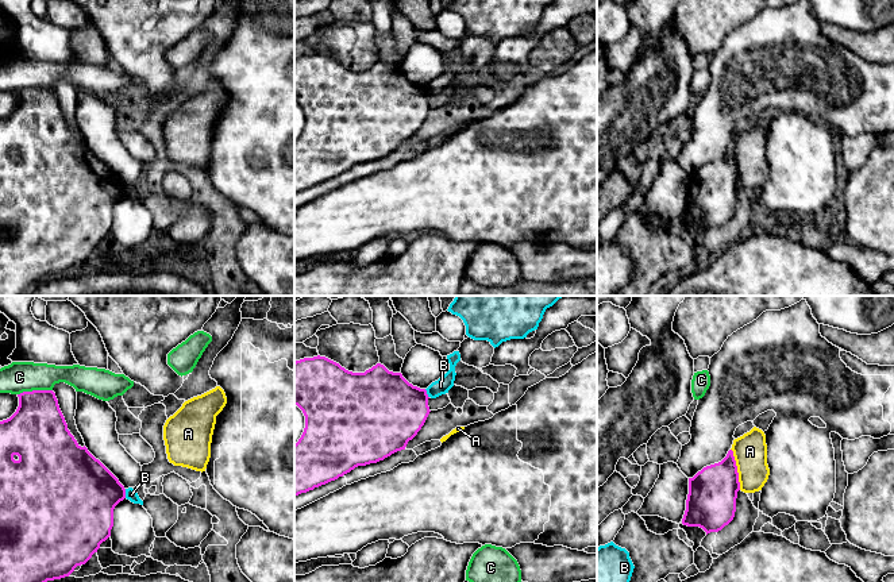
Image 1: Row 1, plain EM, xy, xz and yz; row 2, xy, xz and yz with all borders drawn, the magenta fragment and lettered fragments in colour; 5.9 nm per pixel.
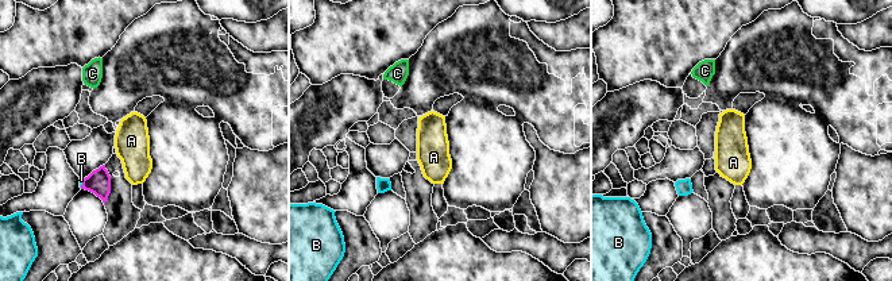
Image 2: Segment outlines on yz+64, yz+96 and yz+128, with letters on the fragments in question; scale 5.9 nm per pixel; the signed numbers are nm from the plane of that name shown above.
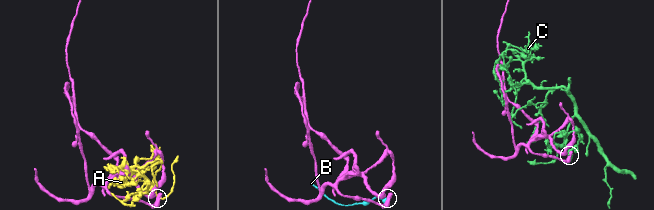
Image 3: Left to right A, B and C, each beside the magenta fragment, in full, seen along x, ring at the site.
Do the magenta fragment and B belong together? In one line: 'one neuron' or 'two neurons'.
one neuron

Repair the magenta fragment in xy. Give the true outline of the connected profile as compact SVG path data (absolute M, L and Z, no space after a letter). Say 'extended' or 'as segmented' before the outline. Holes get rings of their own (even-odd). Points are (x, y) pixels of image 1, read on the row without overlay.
extended; M32 88L18 92L19 104L7 117L0 119L0 296L24 296L47 278L69 274L77 263L85 262L100 242L111 234L113 207L124 196L143 203L135 186L126 186L119 177L88 146L81 144L68 127L53 88Z

